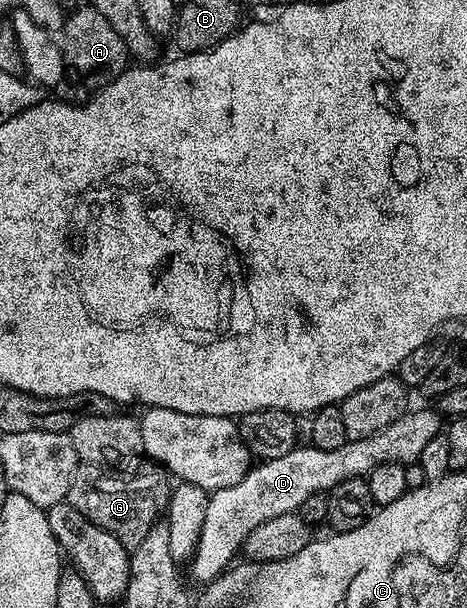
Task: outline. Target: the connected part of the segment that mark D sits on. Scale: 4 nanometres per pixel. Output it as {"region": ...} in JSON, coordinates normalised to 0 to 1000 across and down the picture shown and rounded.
{"region":[[[882,676],[848,688],[827,706],[801,712],[782,722],[747,722],[732,732],[732,738],[681,738],[666,732],[636,732],[621,745],[612,745],[593,755],[567,755],[550,760],[505,798],[484,798],[484,804],[467,804],[445,816],[441,831],[441,857],[433,857],[433,877],[424,883],[424,896],[411,906],[407,931],[411,946],[424,957],[437,962],[452,961],[454,954],[478,946],[490,933],[499,931],[501,921],[516,911],[522,893],[548,865],[561,863],[587,850],[623,847],[640,842],[642,834],[655,824],[655,817],[672,817],[687,811],[709,809],[711,803],[743,788],[771,788],[786,783],[790,775],[801,773],[820,762],[863,762],[867,765],[897,757],[904,738],[912,738],[931,715],[944,714],[946,696],[925,676]]]}

